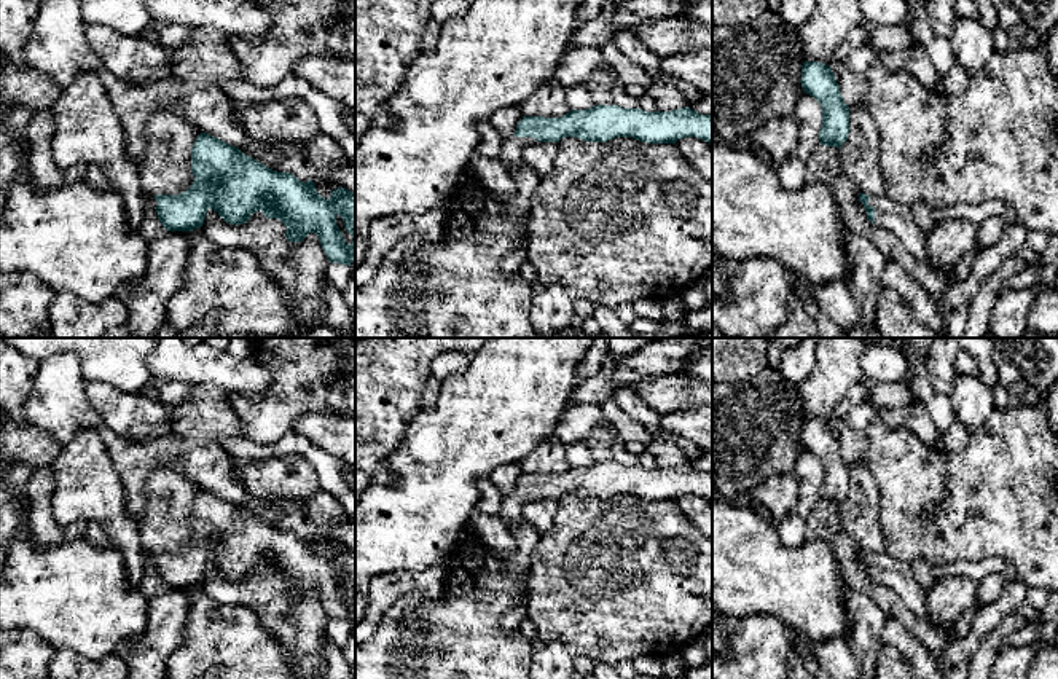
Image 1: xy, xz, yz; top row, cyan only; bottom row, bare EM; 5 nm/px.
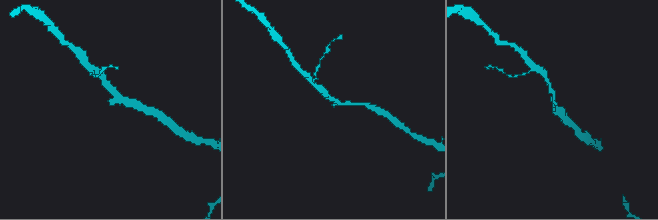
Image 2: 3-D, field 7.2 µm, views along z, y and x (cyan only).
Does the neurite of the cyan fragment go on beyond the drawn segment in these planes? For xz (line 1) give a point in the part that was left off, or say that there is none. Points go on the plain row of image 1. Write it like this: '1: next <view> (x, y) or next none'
1: next xz (510, 514)

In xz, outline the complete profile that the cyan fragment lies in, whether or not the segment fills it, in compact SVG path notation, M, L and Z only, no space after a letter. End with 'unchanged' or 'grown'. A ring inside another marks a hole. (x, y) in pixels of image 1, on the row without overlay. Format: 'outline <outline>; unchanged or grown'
outline M618 462L570 467L561 475L523 473L515 491L504 497L497 516L507 526L518 526L526 521L521 508L527 500L559 499L562 494L577 494L585 499L634 494L647 500L676 500L679 496L698 494L712 500L712 473L690 464L644 469Z; grown

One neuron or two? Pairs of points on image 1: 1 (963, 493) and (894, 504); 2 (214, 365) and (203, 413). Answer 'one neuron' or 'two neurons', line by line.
1: one neuron
2: two neurons

